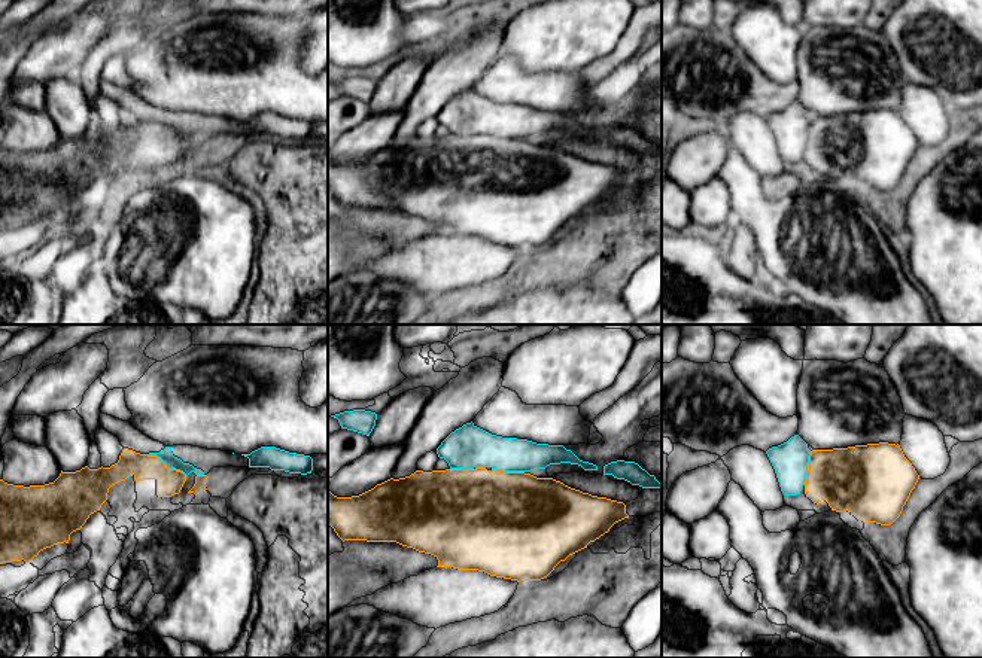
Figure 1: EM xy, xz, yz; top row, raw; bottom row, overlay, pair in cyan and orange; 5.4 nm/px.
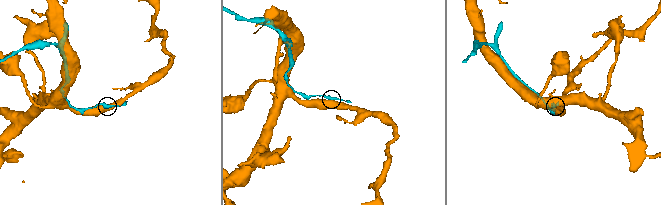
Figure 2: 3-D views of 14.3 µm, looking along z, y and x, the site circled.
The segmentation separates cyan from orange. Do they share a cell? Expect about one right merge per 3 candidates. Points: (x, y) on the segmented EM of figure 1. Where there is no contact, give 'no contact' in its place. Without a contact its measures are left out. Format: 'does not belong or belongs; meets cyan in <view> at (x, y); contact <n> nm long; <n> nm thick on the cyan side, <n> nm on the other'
does not belong; meets cyan in xy at (167, 466); contact 260 nm long; 70 nm thick on the cyan side, 140 nm on the other

